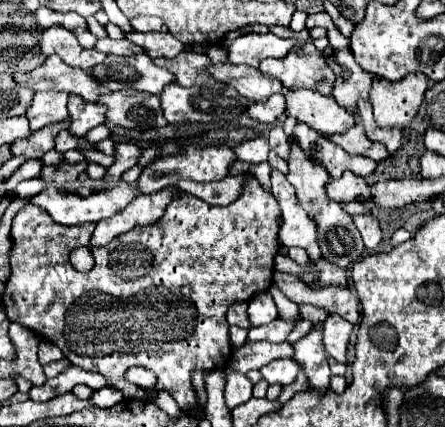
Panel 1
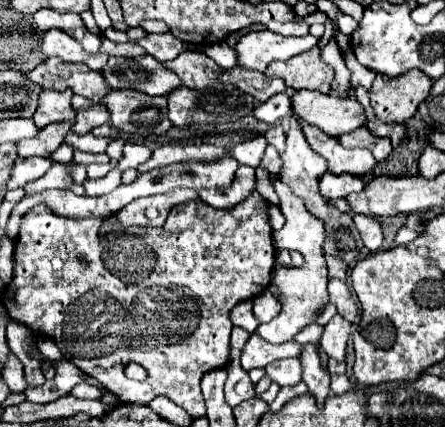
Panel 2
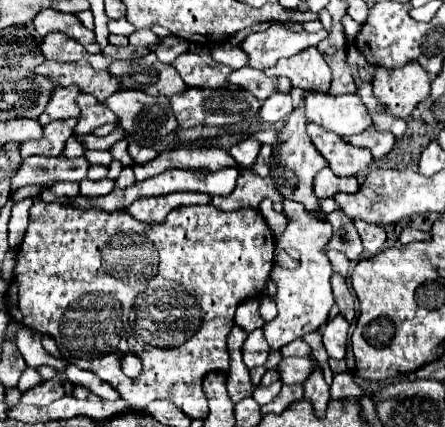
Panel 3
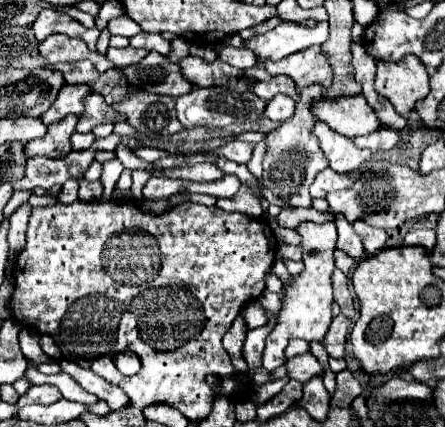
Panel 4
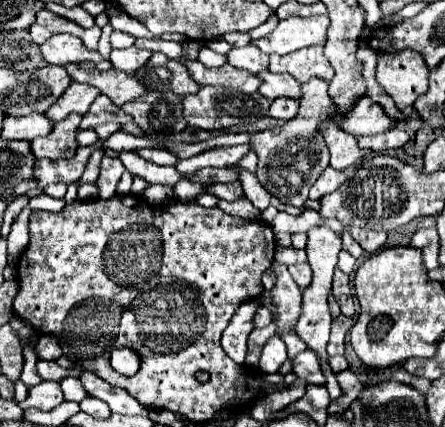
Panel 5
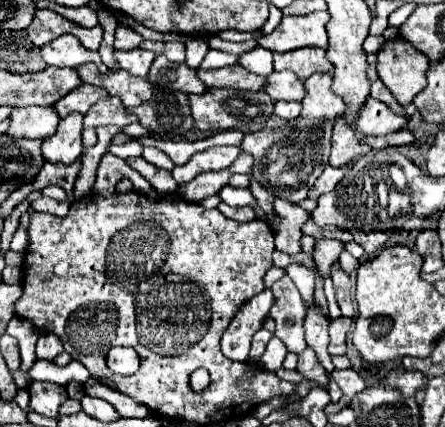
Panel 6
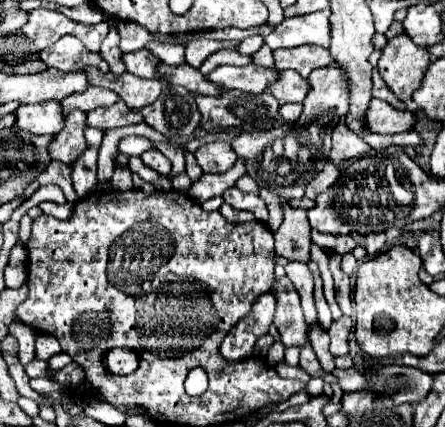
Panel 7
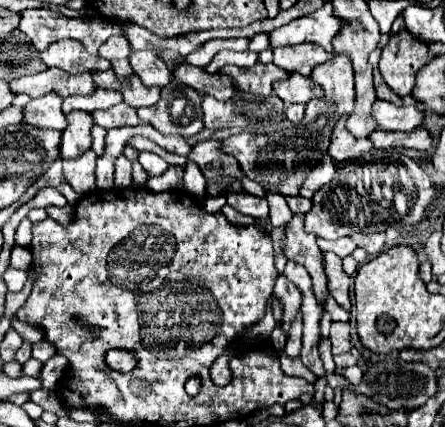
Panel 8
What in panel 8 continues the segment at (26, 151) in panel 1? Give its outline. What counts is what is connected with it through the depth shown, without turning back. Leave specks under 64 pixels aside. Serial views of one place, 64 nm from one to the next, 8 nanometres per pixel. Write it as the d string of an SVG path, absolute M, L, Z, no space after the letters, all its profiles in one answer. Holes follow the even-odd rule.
M74 110L66 118L68 118L68 128L62 132L60 152L62 152L62 158L76 158L86 150L90 150L92 146L92 134L90 134L94 126L92 114Z

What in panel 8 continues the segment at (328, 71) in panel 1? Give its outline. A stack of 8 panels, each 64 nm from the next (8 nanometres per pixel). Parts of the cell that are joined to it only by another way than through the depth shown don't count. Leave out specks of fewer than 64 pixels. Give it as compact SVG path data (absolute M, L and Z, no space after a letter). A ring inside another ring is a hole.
M296 44L288 48L274 48L274 64L288 70L298 72L302 76L310 76L312 68L318 64L324 64L332 58L324 48L316 44Z

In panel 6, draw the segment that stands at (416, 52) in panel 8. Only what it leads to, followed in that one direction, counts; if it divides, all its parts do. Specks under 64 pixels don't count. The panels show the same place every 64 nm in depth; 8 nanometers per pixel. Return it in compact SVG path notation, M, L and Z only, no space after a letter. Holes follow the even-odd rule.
M404 38L386 42L378 52L378 76L402 106L410 104L412 98L424 90L428 66L428 56Z

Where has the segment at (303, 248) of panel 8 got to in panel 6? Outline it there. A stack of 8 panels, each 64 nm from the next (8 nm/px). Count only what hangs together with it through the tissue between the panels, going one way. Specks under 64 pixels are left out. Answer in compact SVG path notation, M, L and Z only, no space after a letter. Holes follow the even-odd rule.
M275 199L274 207L280 218L280 226L274 230L276 250L286 254L302 252L302 226L310 220L310 214L298 204L291 204L281 199Z

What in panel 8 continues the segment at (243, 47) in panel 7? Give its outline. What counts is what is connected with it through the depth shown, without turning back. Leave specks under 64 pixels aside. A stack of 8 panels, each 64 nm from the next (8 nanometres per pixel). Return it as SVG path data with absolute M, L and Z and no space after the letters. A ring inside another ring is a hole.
M260 32L260 34L256 34L250 40L250 50L254 50L254 52L264 52L268 48L270 48L270 44L268 44L268 32Z

